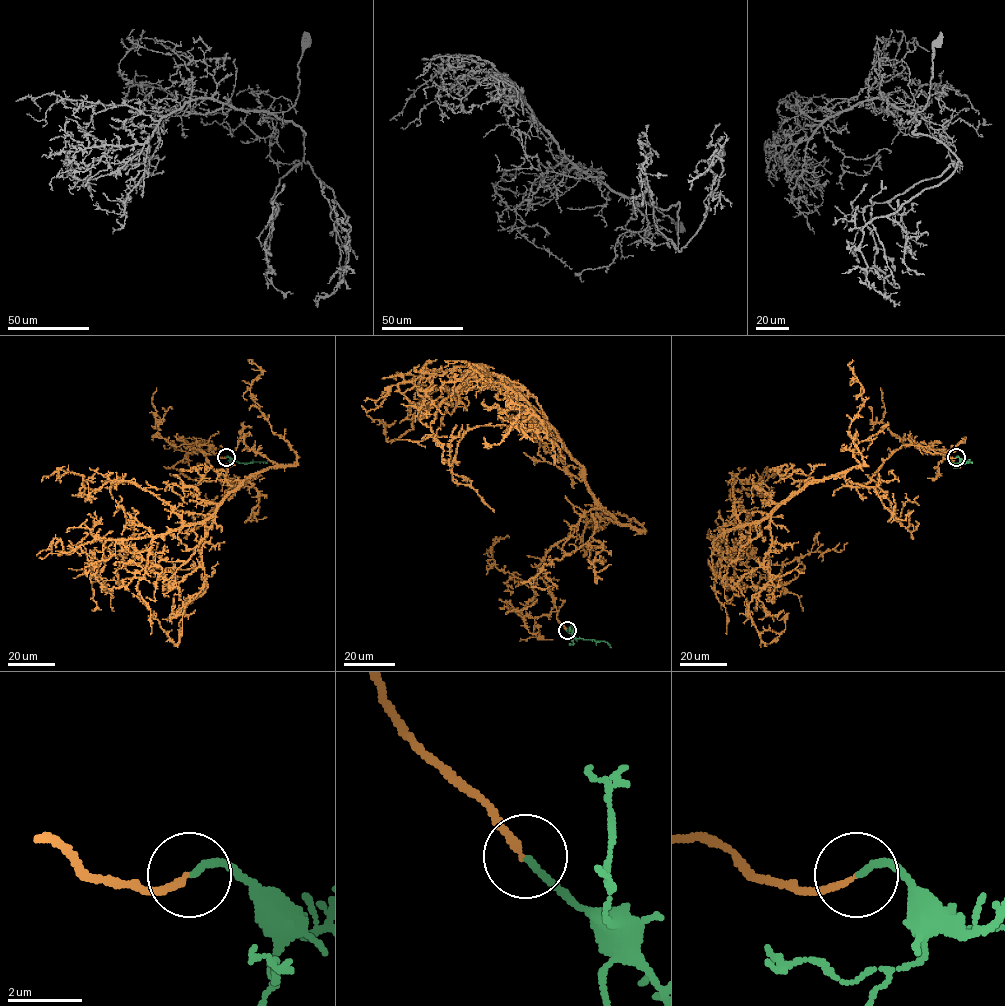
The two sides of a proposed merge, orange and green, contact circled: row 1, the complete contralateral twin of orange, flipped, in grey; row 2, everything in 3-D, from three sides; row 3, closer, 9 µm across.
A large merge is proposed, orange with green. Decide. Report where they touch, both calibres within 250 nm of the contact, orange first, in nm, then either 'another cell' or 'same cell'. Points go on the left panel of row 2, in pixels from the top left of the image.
place (226, 457); calibres 160 and 180 nm; same cell

